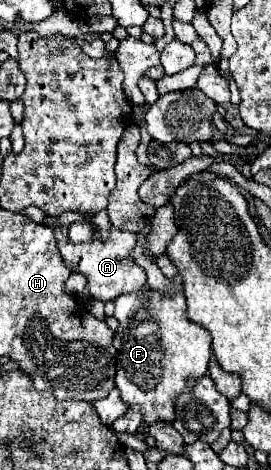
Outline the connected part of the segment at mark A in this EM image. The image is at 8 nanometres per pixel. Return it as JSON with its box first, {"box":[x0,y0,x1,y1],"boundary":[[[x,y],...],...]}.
{"box":[54,226,146,302],"boundary":[[[56,226],[54,236],[58,240],[58,248],[60,248],[62,258],[68,264],[68,268],[86,276],[88,290],[90,290],[92,298],[108,302],[108,300],[114,300],[120,294],[136,292],[146,284],[146,274],[142,272],[142,268],[136,268],[136,264],[128,258],[130,248],[134,246],[136,234],[124,232],[124,230],[112,226],[110,236],[106,240],[94,238],[94,240],[84,242],[84,244],[72,244],[72,242],[68,242],[68,228],[66,226]]]}

